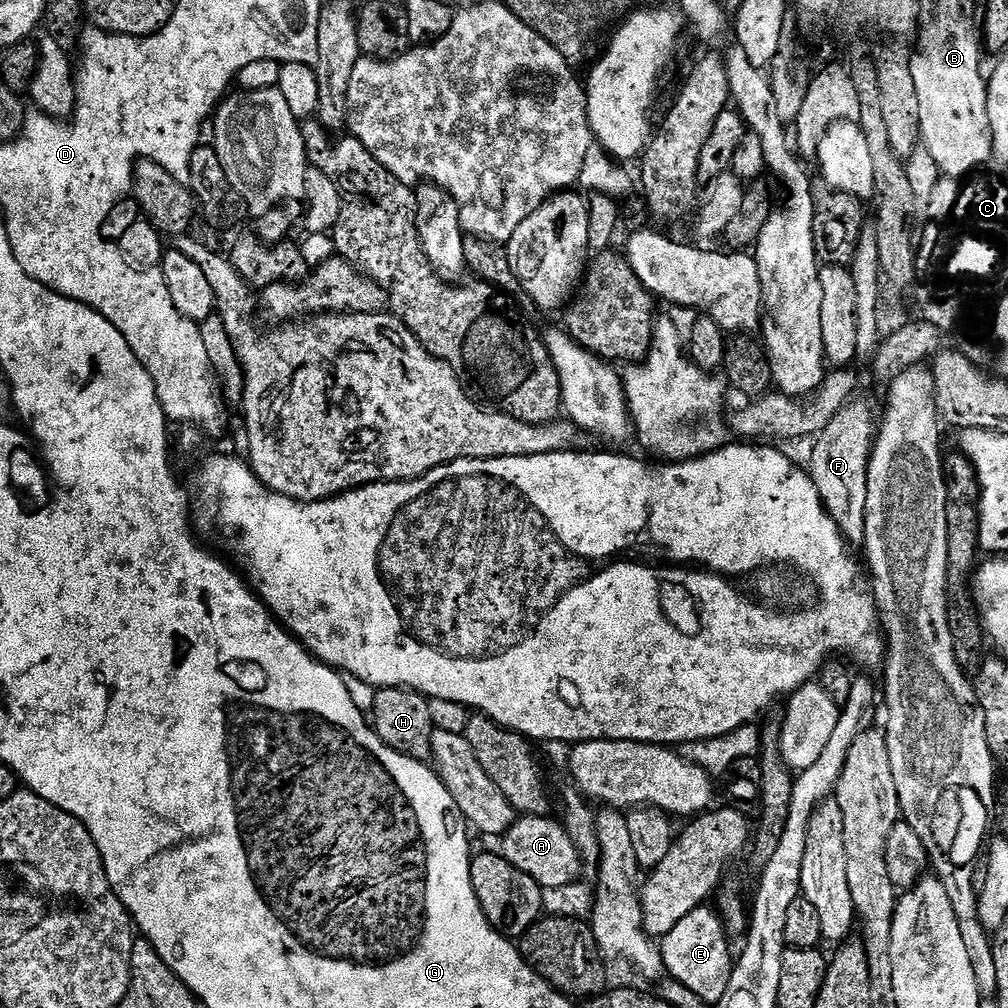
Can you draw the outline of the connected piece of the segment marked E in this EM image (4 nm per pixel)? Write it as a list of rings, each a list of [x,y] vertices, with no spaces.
[[[701,906],[690,910],[670,934],[662,938],[664,953],[664,967],[667,975],[692,990],[698,998],[709,1006],[714,1006],[726,994],[726,986],[730,986],[734,952],[728,949],[730,937],[725,929],[724,921],[708,906]]]

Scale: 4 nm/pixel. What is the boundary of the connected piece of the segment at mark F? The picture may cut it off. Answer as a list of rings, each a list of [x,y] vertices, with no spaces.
[[[853,399],[834,416],[829,425],[815,437],[810,475],[824,504],[824,511],[838,527],[849,545],[864,543],[866,522],[866,490],[868,489],[868,459],[872,456],[874,424],[872,408],[864,400]]]

